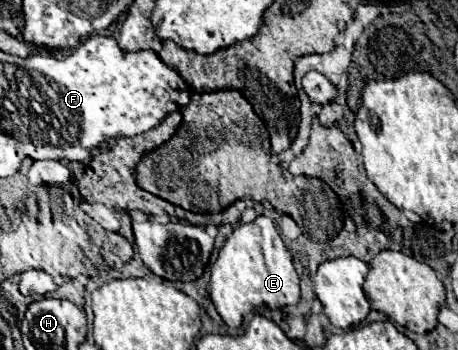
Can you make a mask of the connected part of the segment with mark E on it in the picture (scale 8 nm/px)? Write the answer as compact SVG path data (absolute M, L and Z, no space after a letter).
M258 215L252 223L236 225L232 235L222 245L218 259L210 267L208 293L228 327L240 327L242 317L254 307L266 305L270 309L296 305L300 299L298 273L292 265L292 255L288 253L282 237L270 217Z

